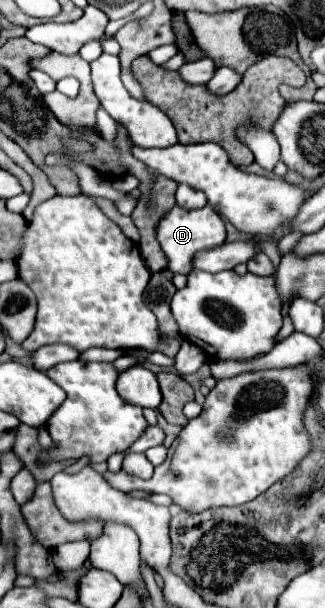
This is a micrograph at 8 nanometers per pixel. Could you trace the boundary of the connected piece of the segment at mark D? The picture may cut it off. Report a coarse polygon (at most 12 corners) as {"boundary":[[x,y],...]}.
{"boundary":[[208,204],[174,206],[156,224],[172,274],[224,244],[226,228]]}

